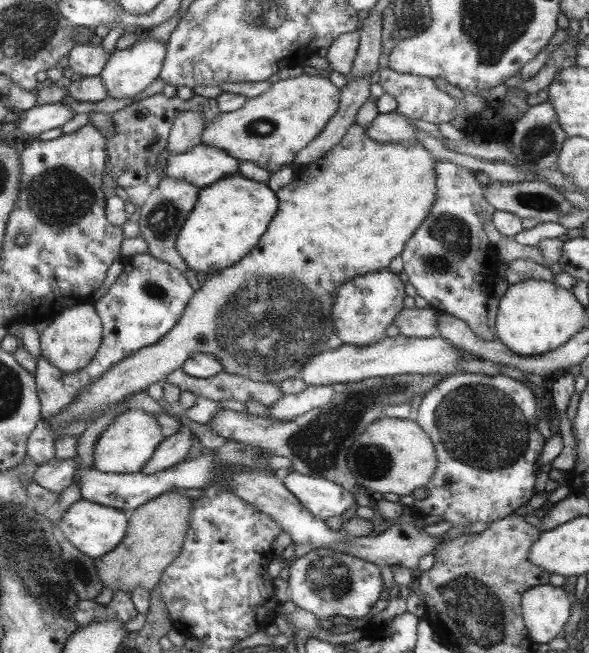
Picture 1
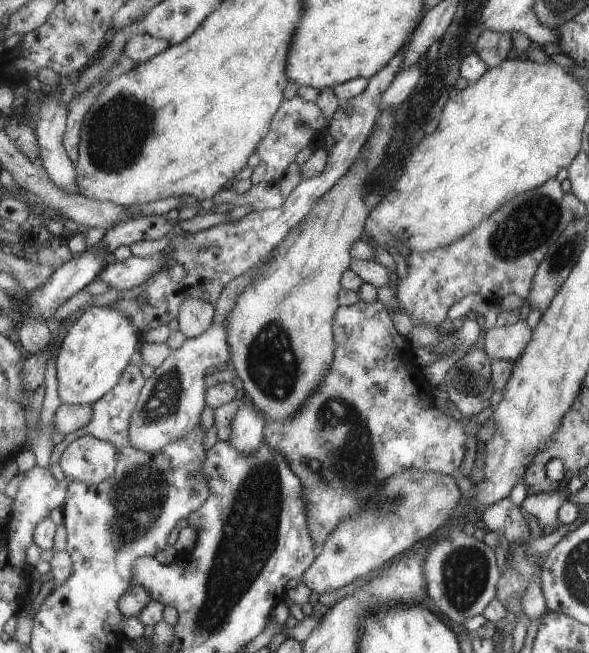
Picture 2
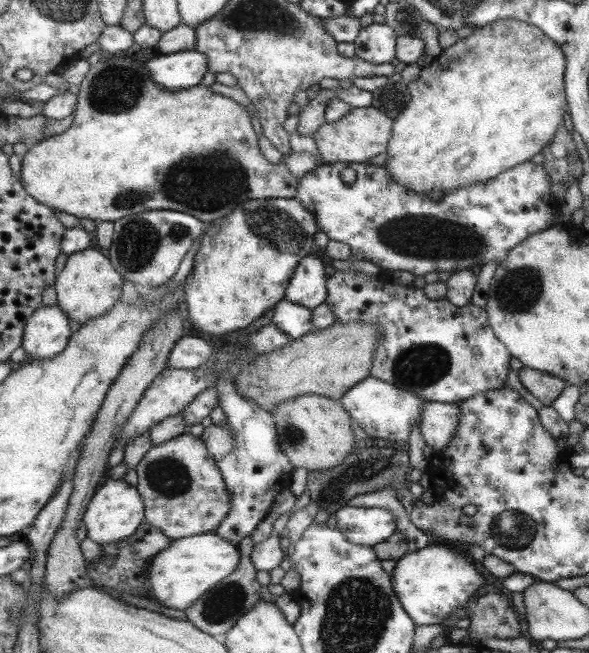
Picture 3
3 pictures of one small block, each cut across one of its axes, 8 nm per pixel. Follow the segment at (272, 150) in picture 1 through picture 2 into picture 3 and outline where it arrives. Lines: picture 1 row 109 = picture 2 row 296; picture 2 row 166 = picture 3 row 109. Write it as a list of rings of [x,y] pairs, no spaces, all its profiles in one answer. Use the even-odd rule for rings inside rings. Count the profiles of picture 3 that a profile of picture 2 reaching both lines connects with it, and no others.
[[[352,108],[345,114],[345,117],[339,118],[337,122],[324,123],[317,131],[311,134],[319,157],[321,157],[322,164],[327,163],[367,163],[368,160],[377,156],[378,154],[385,153],[387,150],[389,135],[392,134],[392,118],[387,117],[378,109],[372,108]]]

